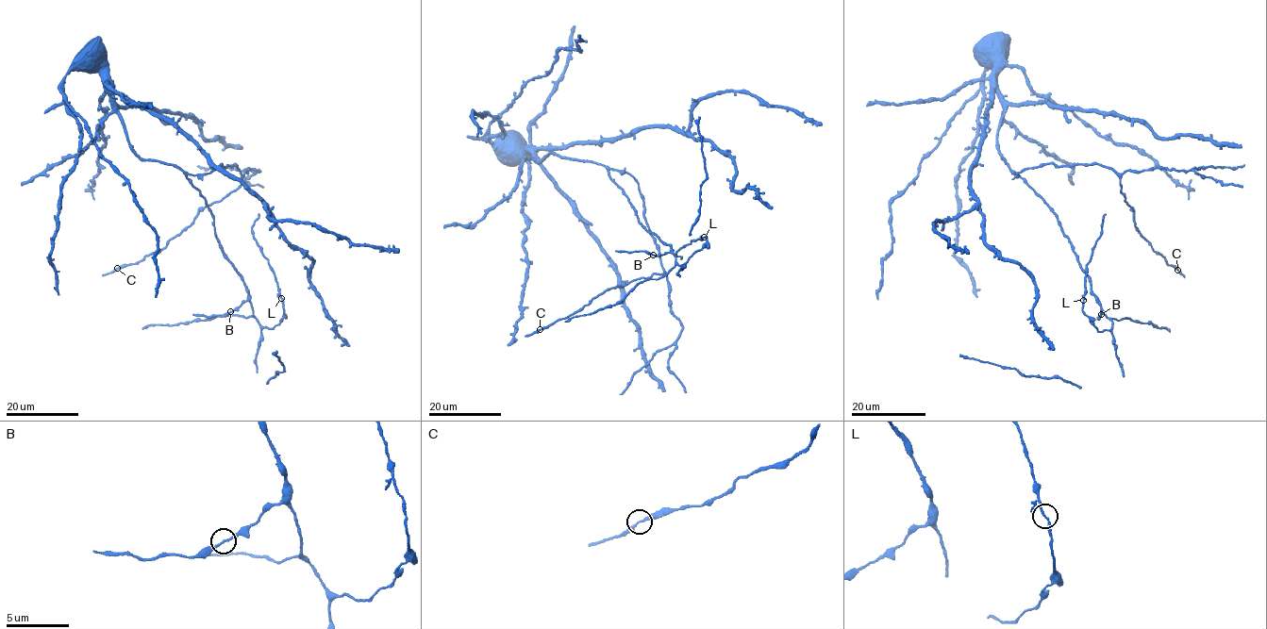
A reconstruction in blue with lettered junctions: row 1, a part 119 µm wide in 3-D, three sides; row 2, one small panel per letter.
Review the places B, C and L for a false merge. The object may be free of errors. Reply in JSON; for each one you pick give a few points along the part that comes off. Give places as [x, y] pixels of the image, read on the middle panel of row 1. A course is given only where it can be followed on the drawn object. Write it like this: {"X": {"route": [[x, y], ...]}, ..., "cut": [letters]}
{"cut": []}

